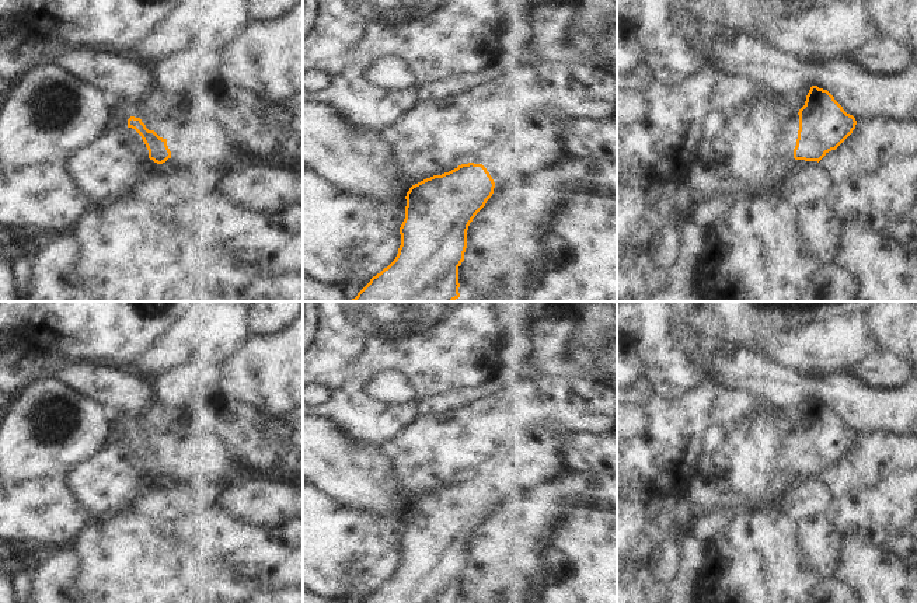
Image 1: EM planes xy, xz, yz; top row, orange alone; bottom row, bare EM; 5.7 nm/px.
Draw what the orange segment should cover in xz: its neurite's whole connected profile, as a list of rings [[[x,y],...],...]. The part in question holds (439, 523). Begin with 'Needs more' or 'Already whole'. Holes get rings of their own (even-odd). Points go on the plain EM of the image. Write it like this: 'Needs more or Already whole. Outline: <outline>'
Needs more. Outline: [[[559,424],[536,425],[523,438],[516,436],[501,445],[481,478],[461,478],[412,499],[405,510],[398,568],[363,603],[458,603],[458,581],[464,575],[470,537],[492,510],[496,498],[529,494],[564,474],[566,463],[561,439],[568,432]]]

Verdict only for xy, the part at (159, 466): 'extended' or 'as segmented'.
extended

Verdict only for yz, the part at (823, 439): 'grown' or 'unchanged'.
grown

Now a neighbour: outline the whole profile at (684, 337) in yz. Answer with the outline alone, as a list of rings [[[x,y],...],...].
[[[676,320],[672,327],[672,332],[674,335],[674,342],[677,346],[683,348],[691,355],[698,352],[698,337],[690,327],[686,327],[681,321]]]

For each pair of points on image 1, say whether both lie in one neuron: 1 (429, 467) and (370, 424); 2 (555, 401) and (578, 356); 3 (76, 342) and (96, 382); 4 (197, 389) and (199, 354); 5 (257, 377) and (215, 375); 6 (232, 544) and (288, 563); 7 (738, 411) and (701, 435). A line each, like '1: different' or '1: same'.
1: different
2: different
3: different
4: different
5: different
6: same
7: same

